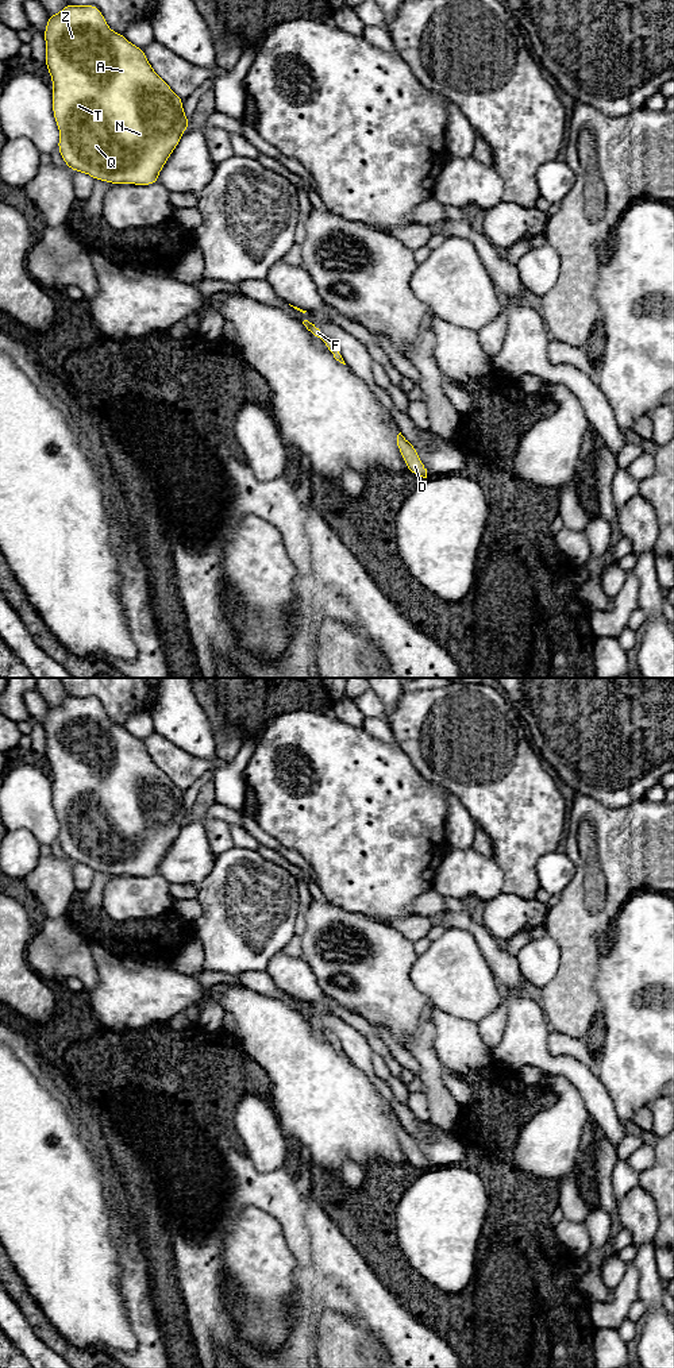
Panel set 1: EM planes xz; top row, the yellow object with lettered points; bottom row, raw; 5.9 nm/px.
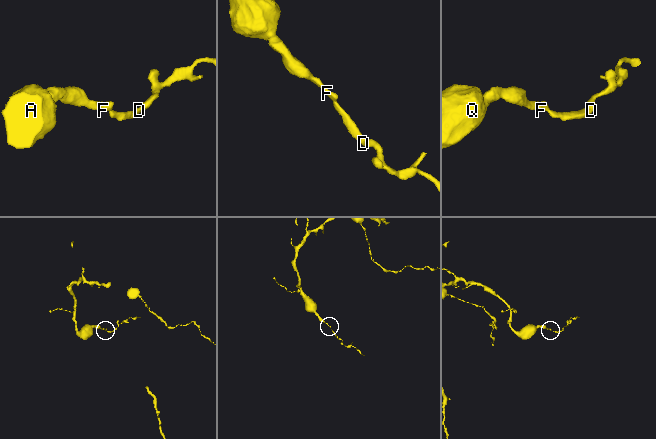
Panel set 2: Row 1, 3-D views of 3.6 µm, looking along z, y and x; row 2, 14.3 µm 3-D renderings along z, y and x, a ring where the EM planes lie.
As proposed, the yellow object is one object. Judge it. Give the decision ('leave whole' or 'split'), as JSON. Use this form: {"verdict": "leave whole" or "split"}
{"verdict": "leave whole"}

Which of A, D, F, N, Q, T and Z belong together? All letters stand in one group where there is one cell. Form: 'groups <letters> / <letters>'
groups A D F N Q T Z

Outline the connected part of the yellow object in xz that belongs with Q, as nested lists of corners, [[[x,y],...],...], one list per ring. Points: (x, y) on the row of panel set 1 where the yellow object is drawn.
[[[96,5],[66,7],[49,15],[43,32],[46,68],[53,81],[53,115],[59,130],[58,151],[73,170],[113,185],[153,185],[178,146],[190,122],[184,113],[182,100],[154,72],[143,49],[136,47],[123,34],[113,32]]]

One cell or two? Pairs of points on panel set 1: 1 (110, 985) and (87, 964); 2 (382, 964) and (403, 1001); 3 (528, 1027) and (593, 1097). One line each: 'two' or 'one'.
1: two
2: one
3: one

